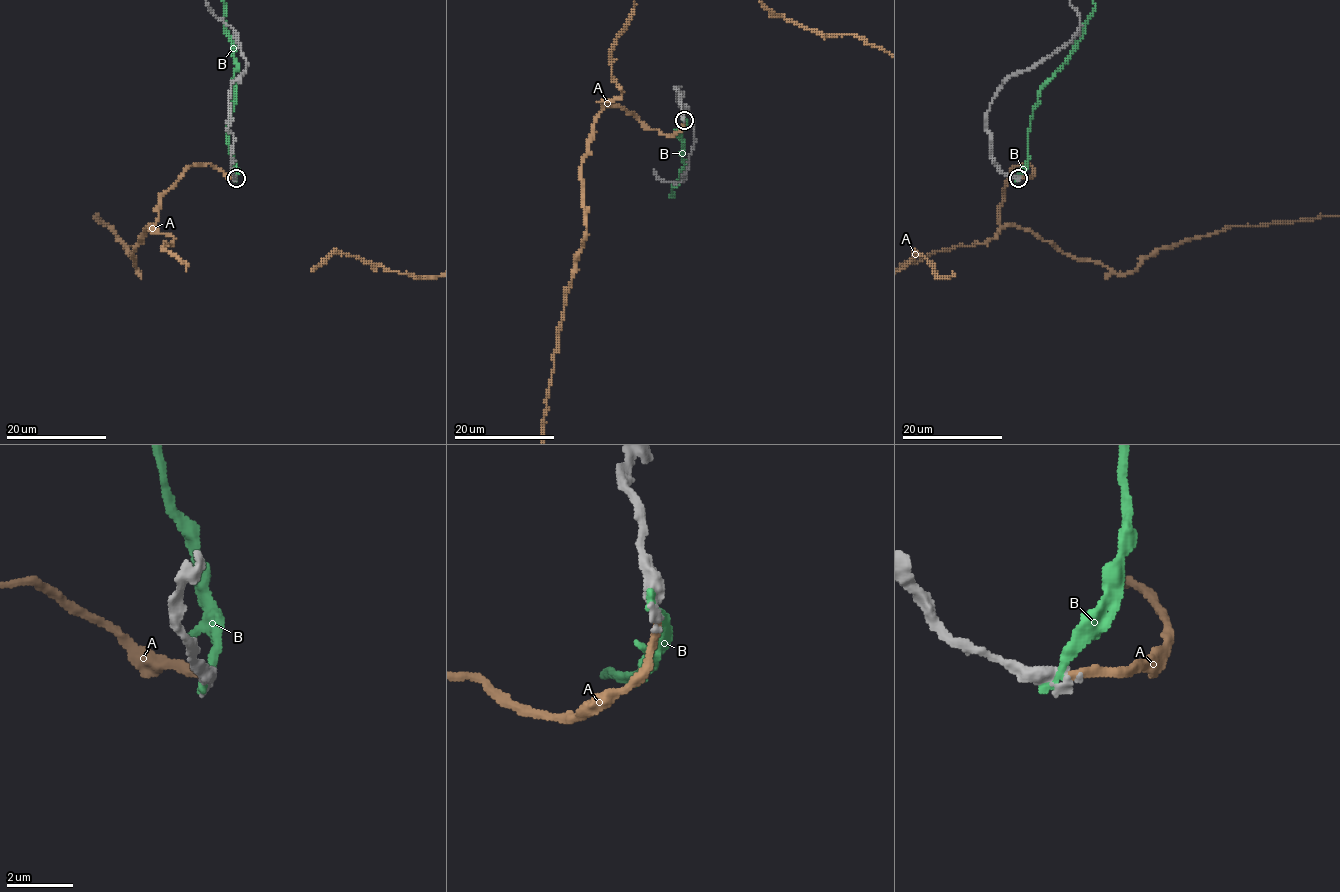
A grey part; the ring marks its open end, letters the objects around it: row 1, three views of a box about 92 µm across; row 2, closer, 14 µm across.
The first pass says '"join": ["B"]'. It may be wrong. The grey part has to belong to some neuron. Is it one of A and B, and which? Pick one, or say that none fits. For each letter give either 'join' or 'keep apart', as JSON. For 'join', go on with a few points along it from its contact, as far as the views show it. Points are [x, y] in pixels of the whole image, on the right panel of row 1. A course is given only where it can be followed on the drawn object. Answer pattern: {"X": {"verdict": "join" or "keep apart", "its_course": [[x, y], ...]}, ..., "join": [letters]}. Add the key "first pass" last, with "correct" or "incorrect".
{"A": {"verdict": "join"}, "B": {"verdict": "keep apart"}, "join": ["A"], "first pass": "incorrect"}

